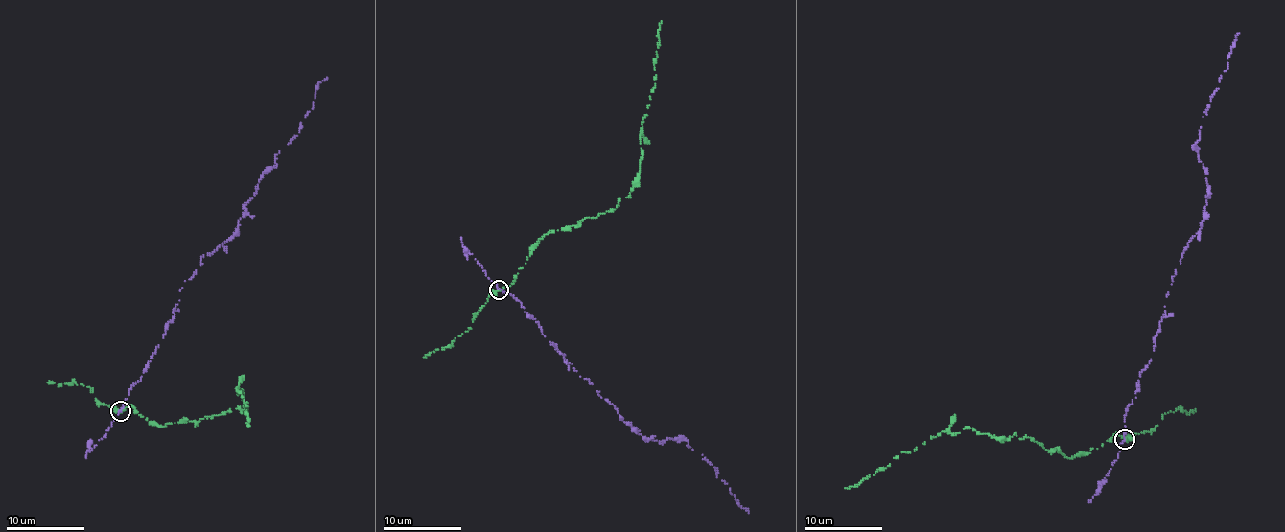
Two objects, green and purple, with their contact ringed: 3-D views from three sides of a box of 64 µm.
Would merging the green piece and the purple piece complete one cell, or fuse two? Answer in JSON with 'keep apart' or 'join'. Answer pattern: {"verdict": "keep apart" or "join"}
{"verdict": "keep apart"}

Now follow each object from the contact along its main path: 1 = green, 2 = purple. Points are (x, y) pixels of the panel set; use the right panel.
1: (1126, 438), (1118, 432), (1090, 452), (1067, 457), (1014, 434), (999, 440), (970, 427), (942, 431), (845, 488)
2: (1124, 438), (1126, 410), (1154, 350), (1166, 294), (1182, 253), (1203, 219), (1207, 188), (1196, 143), (1239, 33)

